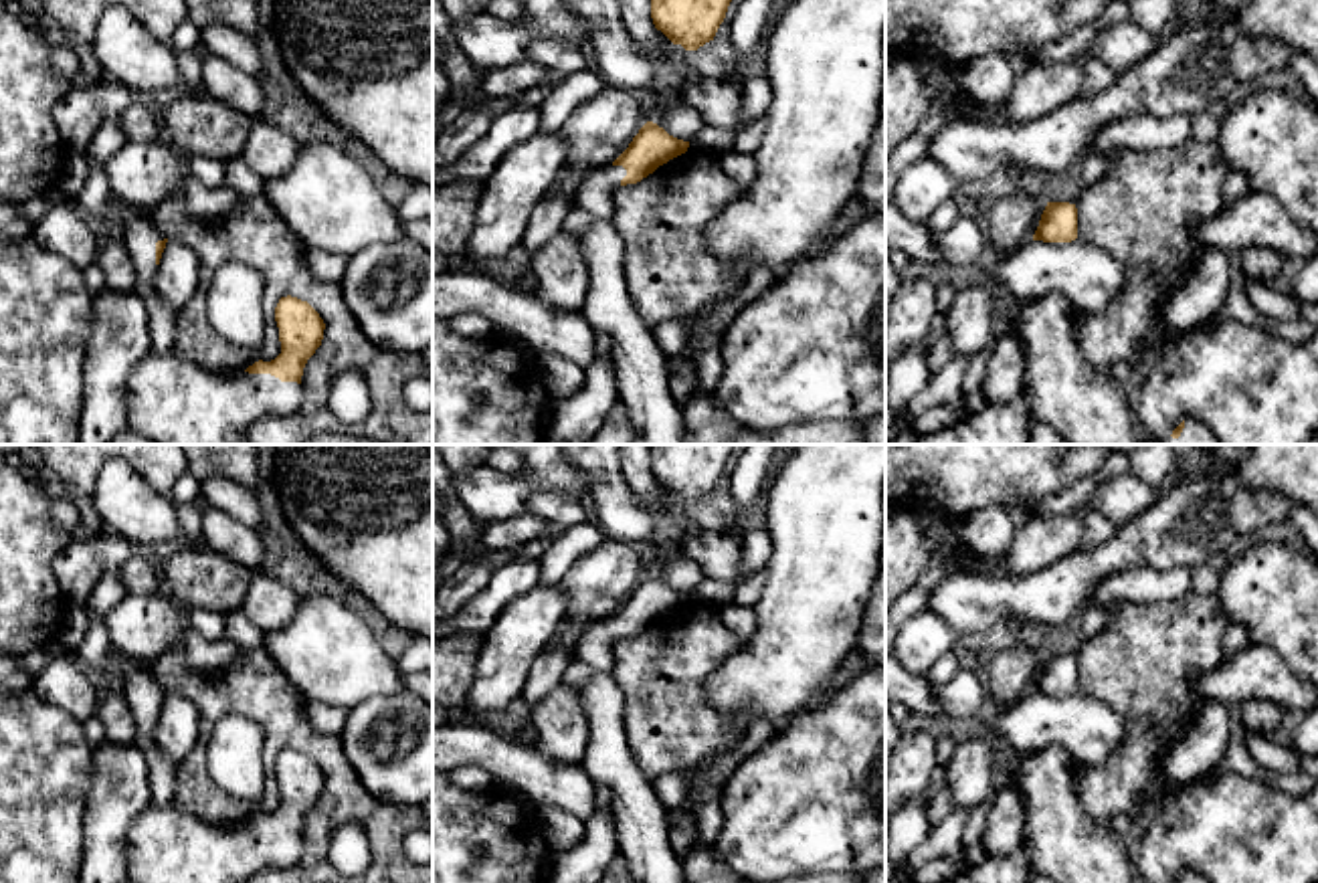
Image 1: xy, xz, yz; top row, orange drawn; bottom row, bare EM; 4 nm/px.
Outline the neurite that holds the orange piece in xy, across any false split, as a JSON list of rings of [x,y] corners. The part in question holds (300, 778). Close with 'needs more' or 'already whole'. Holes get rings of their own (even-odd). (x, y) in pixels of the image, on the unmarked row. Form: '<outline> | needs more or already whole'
[[[297,750],[275,760],[281,806],[243,824],[210,822],[172,802],[150,806],[127,830],[129,883],[247,883],[265,867],[299,861],[301,828],[325,776]]] | needs more

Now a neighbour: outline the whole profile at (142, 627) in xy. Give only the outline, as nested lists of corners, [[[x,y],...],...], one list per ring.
[[[162,590],[127,594],[103,616],[103,622],[117,653],[142,665],[152,665],[192,628],[190,616]]]

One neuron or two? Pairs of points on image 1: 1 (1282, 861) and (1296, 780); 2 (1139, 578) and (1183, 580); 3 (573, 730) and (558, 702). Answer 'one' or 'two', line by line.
1: two
2: one
3: one

